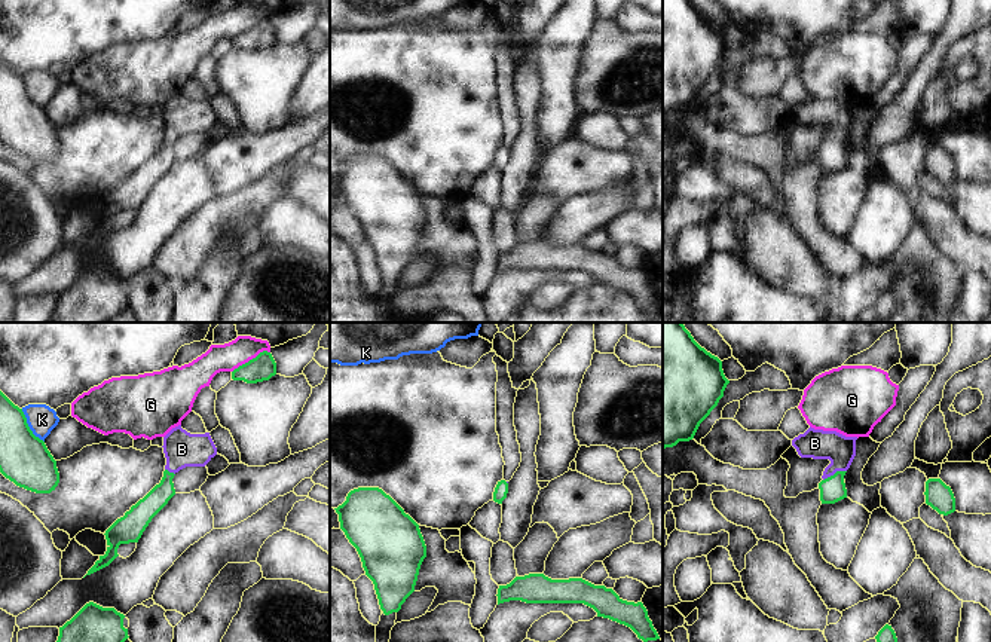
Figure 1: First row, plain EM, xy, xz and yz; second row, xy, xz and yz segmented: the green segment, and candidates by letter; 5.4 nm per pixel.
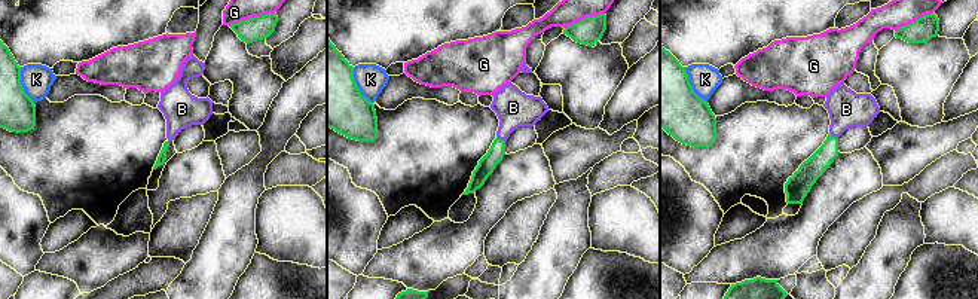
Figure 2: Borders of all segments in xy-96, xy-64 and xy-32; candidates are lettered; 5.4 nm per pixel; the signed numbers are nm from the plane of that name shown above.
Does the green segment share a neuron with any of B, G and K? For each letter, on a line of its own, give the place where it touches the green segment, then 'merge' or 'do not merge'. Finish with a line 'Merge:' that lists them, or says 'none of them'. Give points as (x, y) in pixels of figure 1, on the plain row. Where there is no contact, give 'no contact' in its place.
B: yz (835, 140) | merge
G: xy (250, 27) | do not merge
K: xy (28, 94) | do not merge
Merge: B

